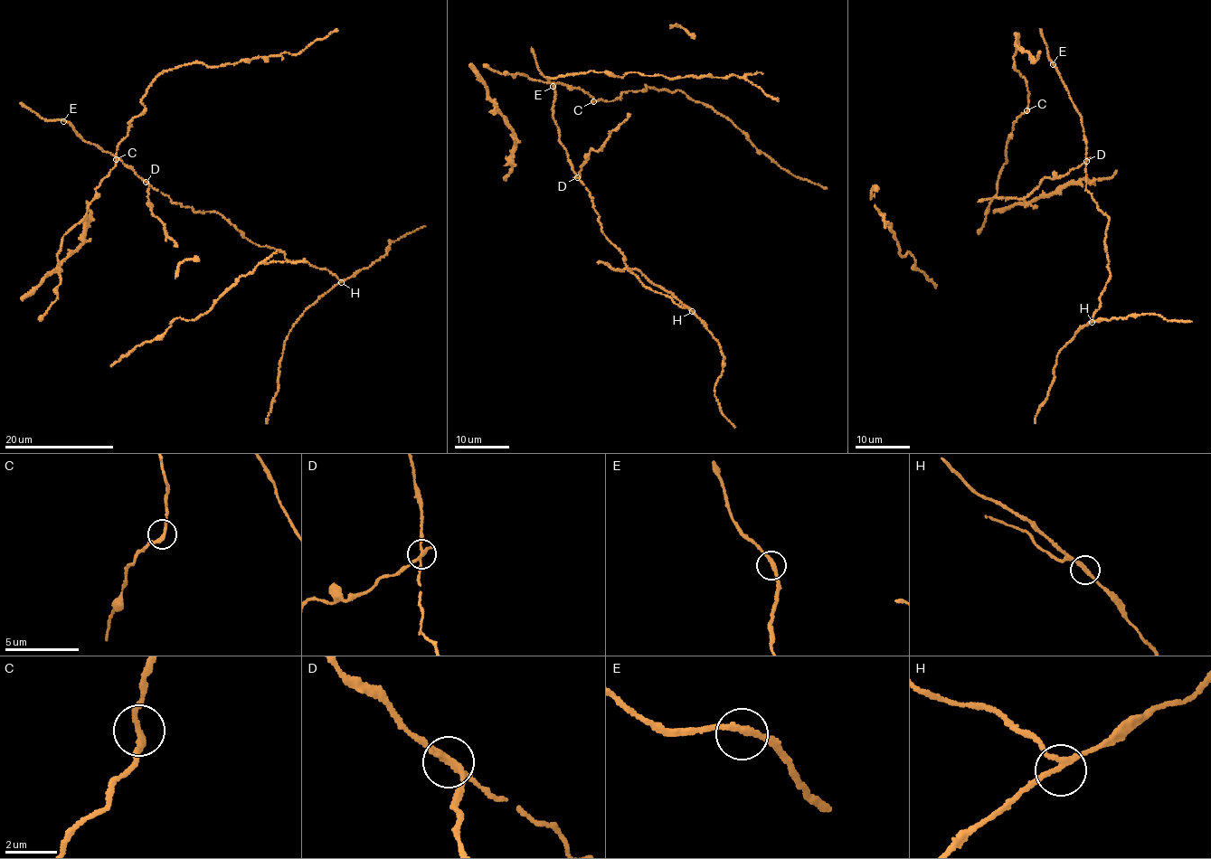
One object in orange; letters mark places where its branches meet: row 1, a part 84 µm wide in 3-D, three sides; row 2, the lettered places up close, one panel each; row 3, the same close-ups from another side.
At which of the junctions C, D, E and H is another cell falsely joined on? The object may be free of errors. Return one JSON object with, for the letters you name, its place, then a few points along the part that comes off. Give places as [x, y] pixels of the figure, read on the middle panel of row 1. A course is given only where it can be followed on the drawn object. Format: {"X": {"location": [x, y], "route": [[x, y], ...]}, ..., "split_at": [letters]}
{"D": {"location": [577, 177], "route": [[577, 177], [591, 151], [599, 150], [610, 133], [630, 114]]}, "split_at": ["D"]}

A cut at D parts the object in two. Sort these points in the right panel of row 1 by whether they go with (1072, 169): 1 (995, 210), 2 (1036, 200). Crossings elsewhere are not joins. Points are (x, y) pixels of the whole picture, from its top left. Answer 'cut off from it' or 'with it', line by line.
1: cut off from it
2: cut off from it

